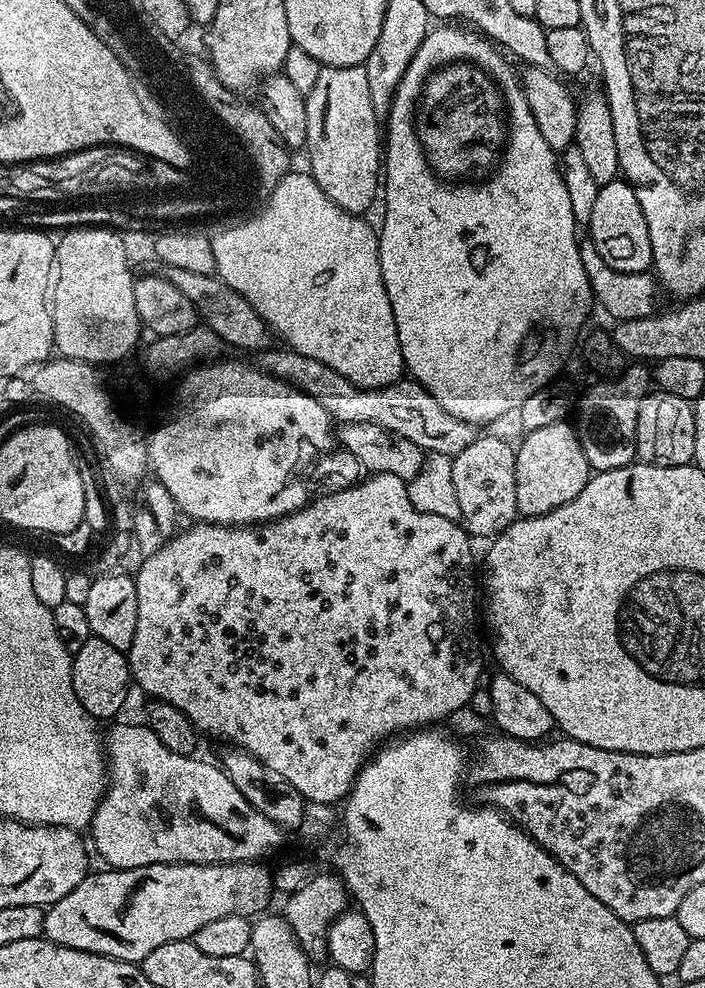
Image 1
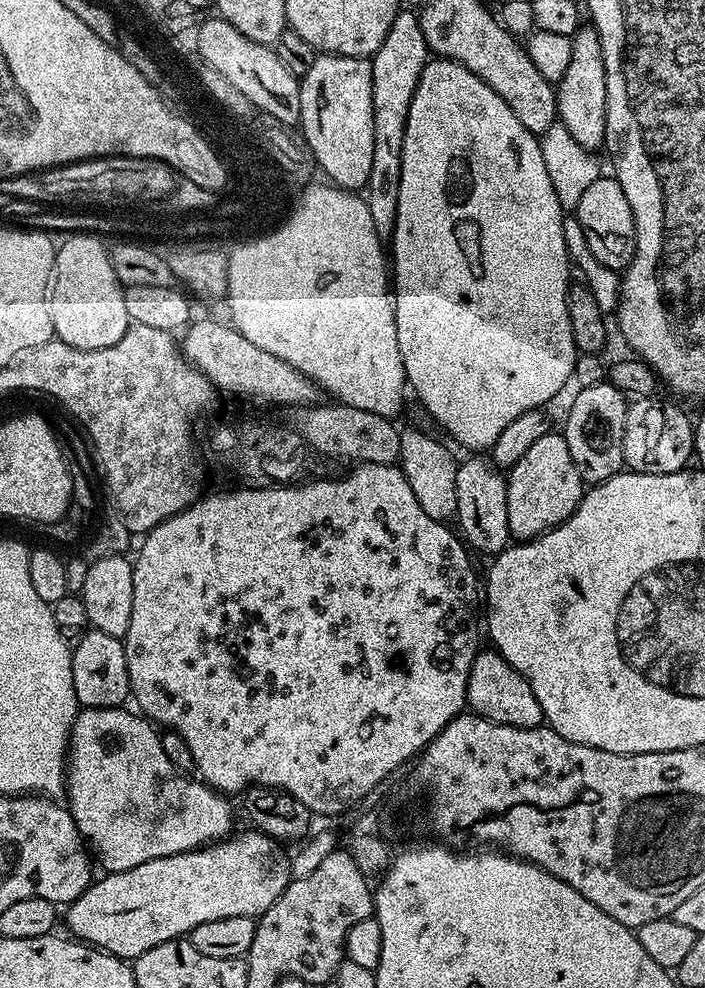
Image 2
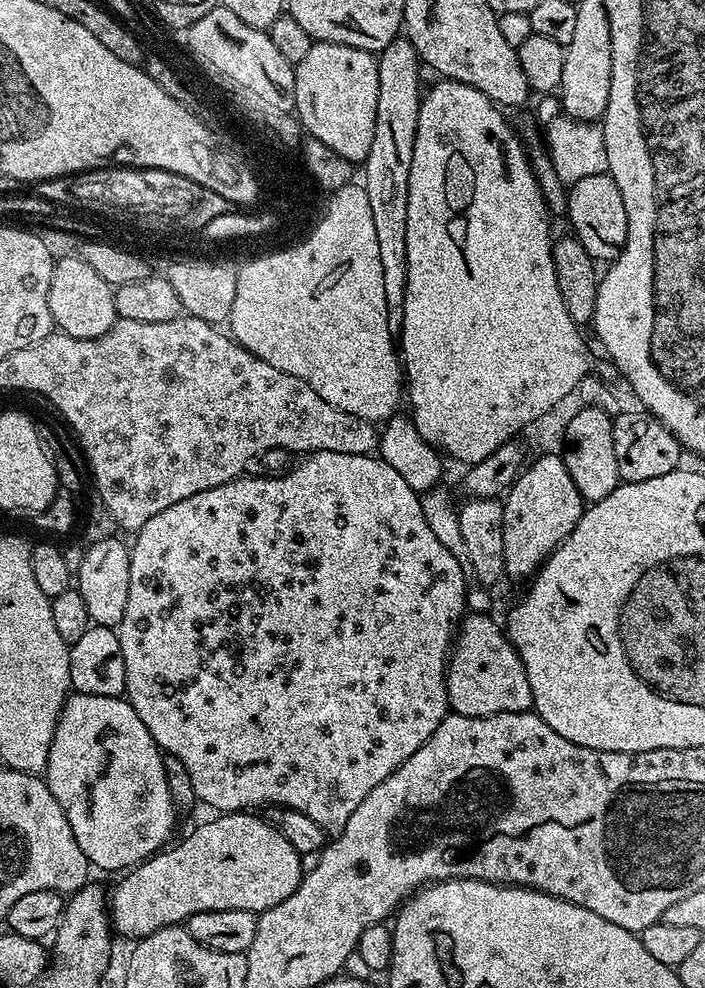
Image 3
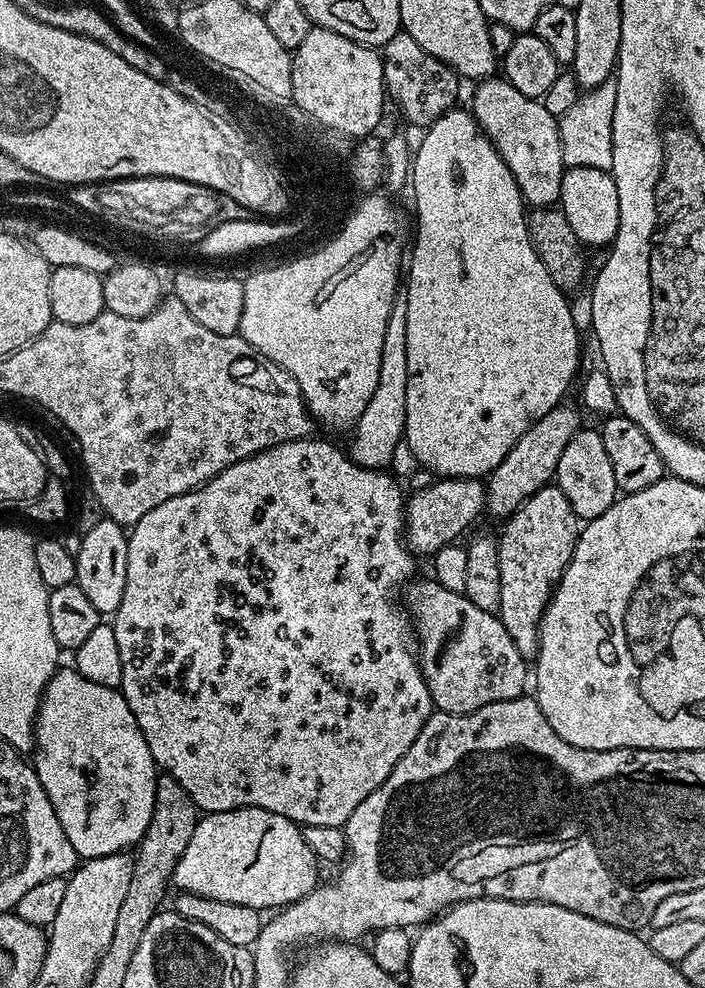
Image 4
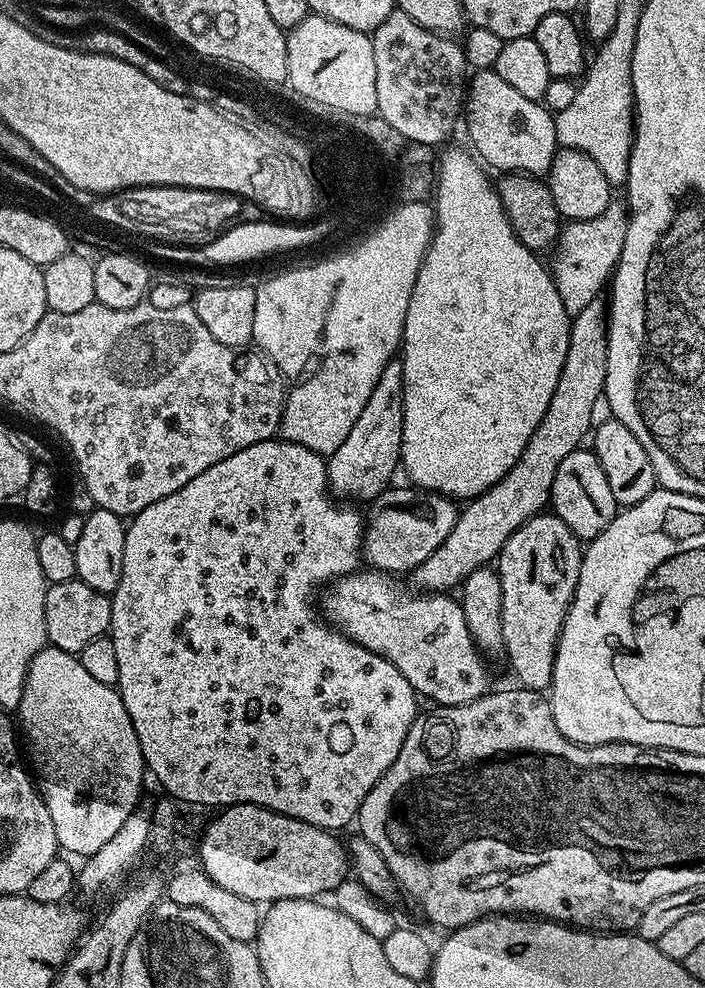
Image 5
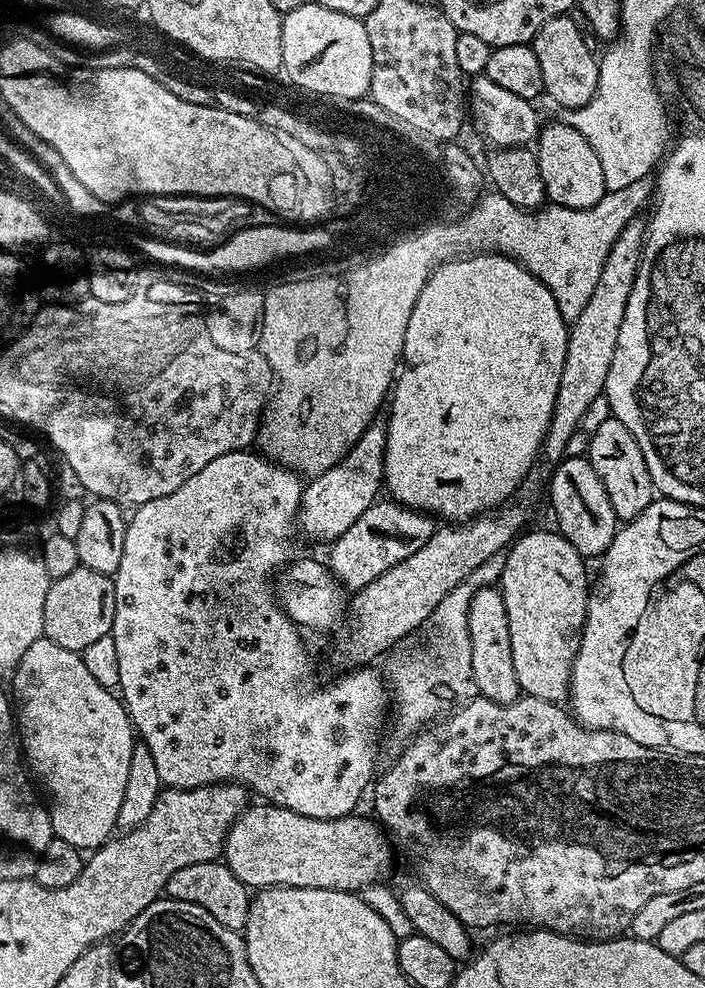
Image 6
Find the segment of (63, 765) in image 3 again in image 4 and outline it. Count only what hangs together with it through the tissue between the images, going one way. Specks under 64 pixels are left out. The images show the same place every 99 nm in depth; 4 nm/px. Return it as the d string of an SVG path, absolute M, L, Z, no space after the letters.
M61 667L40 696L36 742L30 760L77 857L93 860L115 852L128 852L139 845L146 834L146 826L150 826L150 814L154 814L158 769L123 692L82 678L75 667Z

